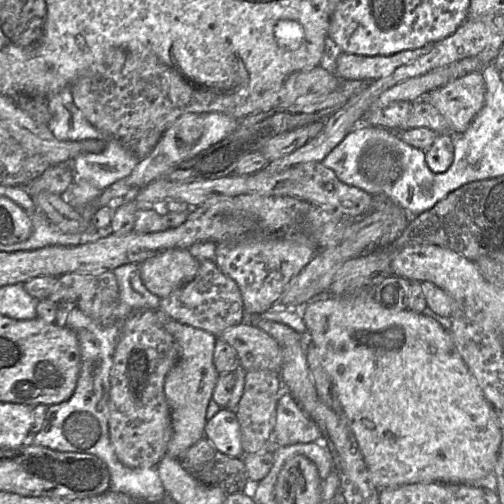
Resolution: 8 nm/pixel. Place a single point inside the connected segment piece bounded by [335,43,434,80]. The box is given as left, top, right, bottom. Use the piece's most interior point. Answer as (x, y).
(348, 66)

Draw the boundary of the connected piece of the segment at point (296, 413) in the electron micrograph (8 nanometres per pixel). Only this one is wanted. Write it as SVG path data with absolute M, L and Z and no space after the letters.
M284 389L277 401L272 446L283 447L322 440L321 428L301 409L291 394Z

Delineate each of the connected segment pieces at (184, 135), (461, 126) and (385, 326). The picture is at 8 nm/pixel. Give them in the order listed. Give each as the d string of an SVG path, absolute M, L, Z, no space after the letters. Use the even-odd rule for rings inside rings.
M217 112L188 113L179 117L167 128L151 153L139 161L127 177L103 189L92 207L96 207L97 210L97 208L103 205L114 205L118 201L129 200L137 189L162 178L178 163L228 137L237 129L238 121L238 118Z
M472 72L431 90L421 99L439 110L452 134L462 134L483 108L485 94L482 73Z
M372 292L358 293L352 296L313 297L300 311L308 329L308 339L319 348L326 349L326 368L341 413L347 419L363 455L370 478L378 490L433 482L476 484L477 486L495 488L494 468L502 440L497 410L483 395L477 380L457 351L449 330L423 313L416 313L408 308L402 311L387 309L374 300Z

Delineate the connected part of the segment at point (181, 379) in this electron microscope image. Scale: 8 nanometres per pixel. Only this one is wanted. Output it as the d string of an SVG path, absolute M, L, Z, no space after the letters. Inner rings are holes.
M157 311L156 316L180 347L180 358L164 382L164 393L170 406L172 422L172 435L166 454L179 460L184 452L205 437L206 411L220 376L213 363L217 337L205 330L181 324L162 311Z

